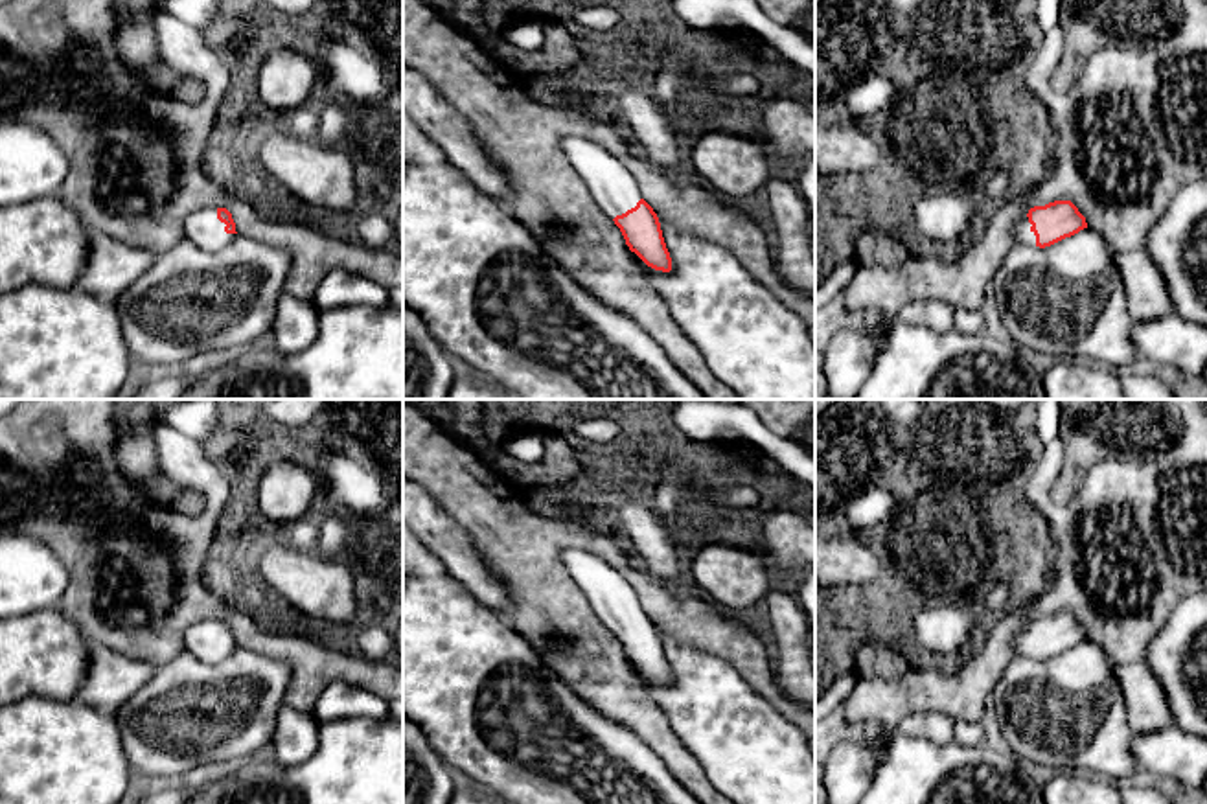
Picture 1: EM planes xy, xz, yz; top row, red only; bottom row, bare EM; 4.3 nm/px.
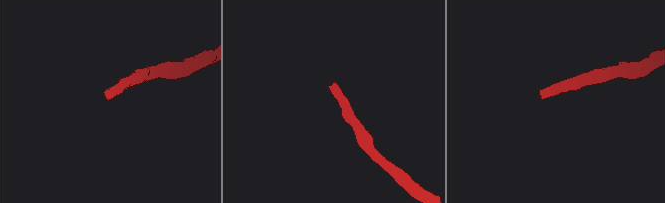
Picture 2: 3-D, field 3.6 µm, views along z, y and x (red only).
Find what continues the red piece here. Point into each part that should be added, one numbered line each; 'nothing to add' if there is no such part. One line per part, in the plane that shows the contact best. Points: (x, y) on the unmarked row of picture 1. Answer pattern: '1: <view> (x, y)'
1: xy (201, 639)

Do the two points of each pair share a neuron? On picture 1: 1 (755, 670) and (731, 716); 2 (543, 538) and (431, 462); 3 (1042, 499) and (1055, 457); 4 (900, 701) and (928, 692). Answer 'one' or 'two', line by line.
1: two
2: one
3: one
4: one

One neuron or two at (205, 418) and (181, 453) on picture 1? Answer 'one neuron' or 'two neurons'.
two neurons

